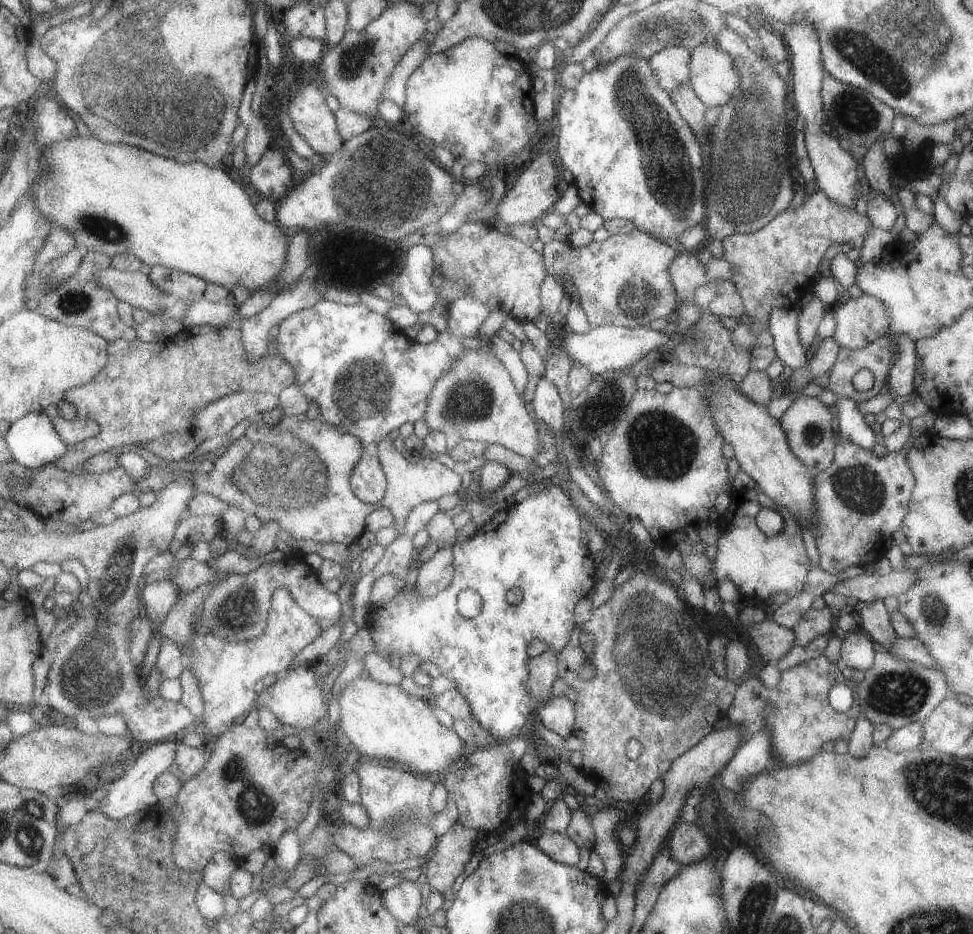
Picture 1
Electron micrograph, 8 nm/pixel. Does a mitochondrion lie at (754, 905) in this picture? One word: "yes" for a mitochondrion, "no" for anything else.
yes

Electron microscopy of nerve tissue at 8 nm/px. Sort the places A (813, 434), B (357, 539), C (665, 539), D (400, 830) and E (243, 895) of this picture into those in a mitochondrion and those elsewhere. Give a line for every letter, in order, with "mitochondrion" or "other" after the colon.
A: mitochondrion
B: other
C: other
D: mitochondrion
E: other

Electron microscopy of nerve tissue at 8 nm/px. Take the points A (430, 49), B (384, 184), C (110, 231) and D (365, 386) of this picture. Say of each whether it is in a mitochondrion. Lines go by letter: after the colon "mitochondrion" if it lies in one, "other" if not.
A: other
B: mitochondrion
C: mitochondrion
D: mitochondrion

